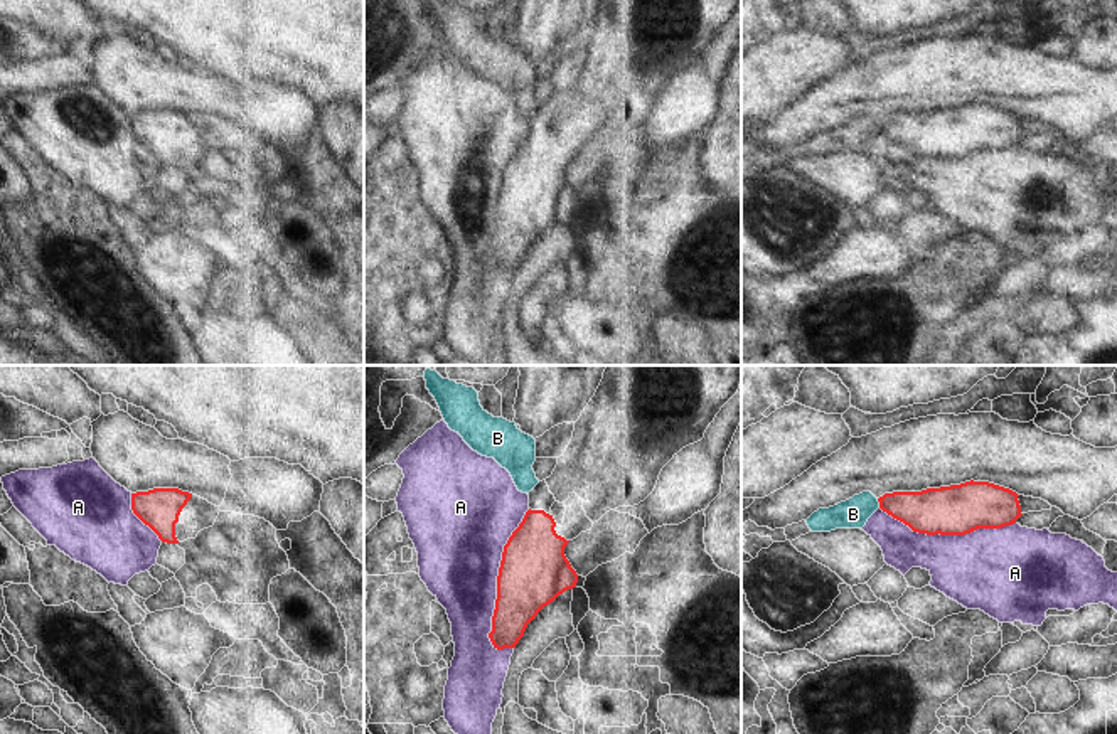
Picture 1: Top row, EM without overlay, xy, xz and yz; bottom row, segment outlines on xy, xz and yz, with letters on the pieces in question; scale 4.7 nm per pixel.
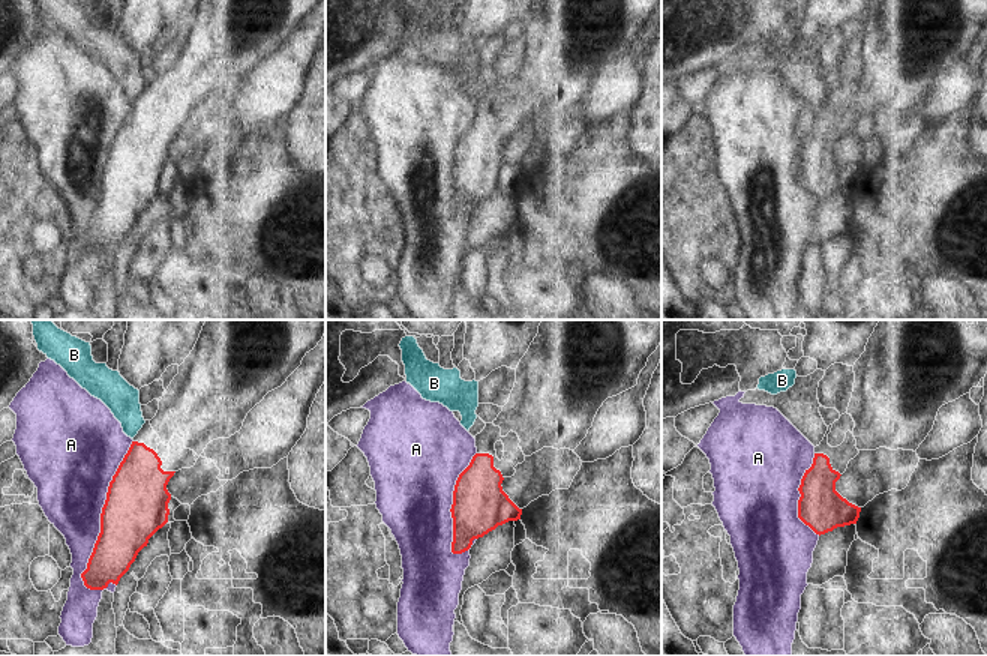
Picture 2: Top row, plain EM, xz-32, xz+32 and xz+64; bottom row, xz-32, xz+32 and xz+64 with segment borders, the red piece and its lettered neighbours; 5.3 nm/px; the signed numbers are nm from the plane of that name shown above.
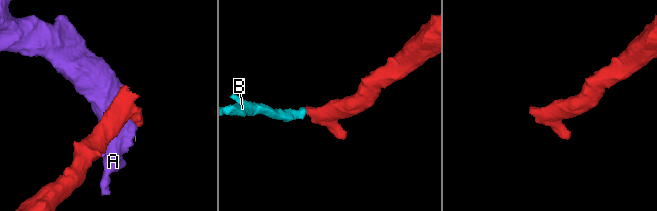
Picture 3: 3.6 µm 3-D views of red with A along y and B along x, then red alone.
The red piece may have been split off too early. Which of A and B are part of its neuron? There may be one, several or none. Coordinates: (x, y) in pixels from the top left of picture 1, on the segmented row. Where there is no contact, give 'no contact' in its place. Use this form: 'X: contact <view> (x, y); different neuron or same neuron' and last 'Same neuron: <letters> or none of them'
A: contact xz (497, 579); different neuron
B: contact yz (880, 504); different neuron
Same neuron: none of them

